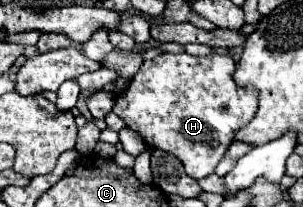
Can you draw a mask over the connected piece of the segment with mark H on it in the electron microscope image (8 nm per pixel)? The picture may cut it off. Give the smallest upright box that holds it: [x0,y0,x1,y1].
[114,54,258,180]

